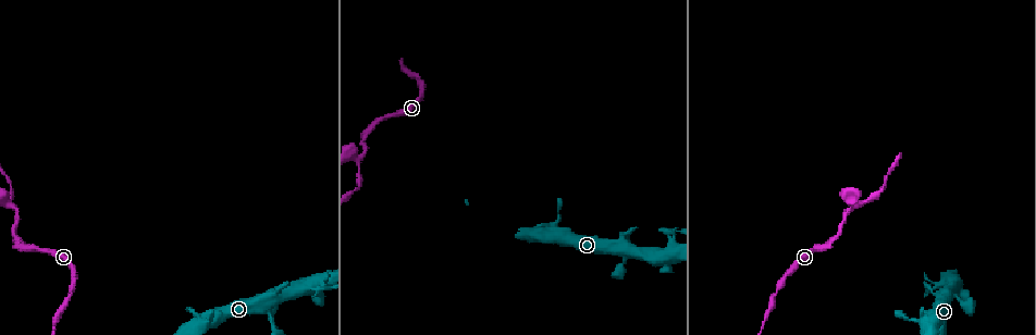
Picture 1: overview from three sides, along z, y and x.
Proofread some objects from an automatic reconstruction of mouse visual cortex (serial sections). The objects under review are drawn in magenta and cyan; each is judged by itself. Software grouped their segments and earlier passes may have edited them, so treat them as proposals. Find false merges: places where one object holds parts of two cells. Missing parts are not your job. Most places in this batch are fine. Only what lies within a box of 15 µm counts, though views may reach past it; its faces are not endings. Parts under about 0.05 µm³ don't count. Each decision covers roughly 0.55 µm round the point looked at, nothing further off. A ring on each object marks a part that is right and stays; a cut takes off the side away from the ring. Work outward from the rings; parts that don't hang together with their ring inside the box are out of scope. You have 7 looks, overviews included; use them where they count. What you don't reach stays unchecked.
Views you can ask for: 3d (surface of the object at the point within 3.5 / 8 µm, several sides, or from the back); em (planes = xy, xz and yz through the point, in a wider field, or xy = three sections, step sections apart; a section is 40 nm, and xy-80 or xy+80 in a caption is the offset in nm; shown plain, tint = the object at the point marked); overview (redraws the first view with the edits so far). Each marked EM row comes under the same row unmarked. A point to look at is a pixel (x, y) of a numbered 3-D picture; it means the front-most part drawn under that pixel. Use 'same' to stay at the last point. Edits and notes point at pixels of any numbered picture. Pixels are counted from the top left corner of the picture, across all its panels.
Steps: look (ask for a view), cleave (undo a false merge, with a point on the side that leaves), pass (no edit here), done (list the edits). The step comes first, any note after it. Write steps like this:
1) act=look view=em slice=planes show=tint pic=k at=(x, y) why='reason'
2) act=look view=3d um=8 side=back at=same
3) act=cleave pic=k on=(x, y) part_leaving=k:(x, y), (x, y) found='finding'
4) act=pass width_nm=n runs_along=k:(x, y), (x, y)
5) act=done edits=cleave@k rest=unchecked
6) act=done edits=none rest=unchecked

act=look view=3d um=8 side=back pic=1 at=(262, 310) why='thin arm on a thick one'

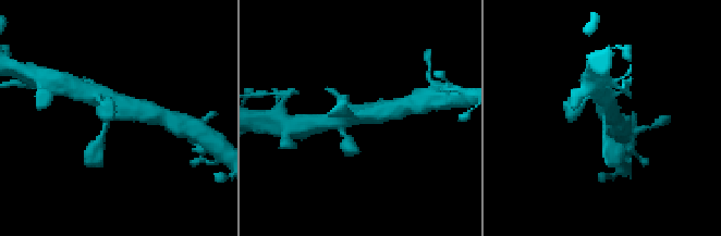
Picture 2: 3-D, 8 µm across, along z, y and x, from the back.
act=look view=3d um=3.5 pic=2 at=(359, 115)

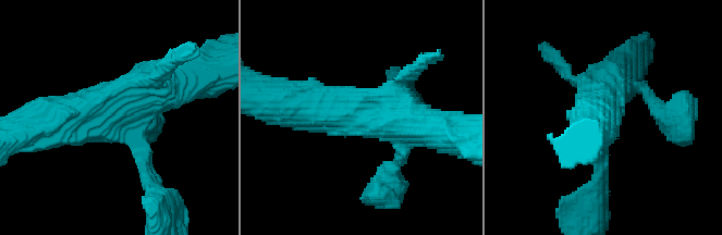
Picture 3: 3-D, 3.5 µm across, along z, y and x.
act=look view=em slice=xy step=3 show=tint pic=3 at=(121, 127) arms=3 arm_widths_nm=150,600,600 why='need the tissue'

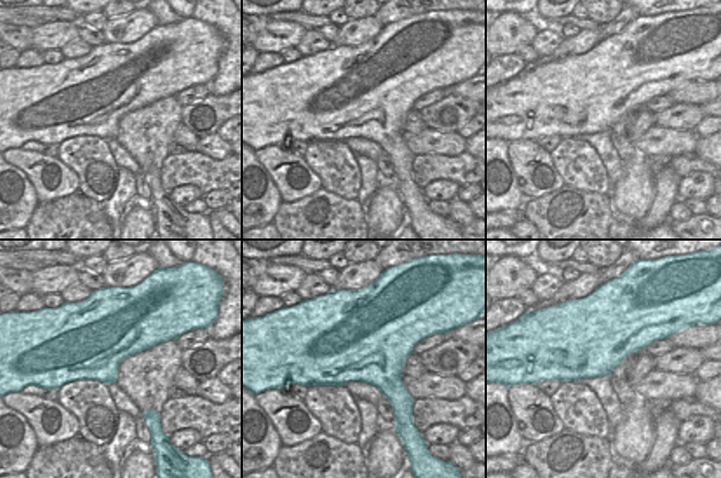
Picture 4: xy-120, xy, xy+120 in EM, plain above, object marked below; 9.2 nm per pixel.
act=pass width_nm=850 runs_along=3:(45, 126), (172, 83) found='continuous, no second cell'

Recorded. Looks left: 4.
act=look view=3d um=3.5 pic=1 at=(670, 235) why='abrupt turn'

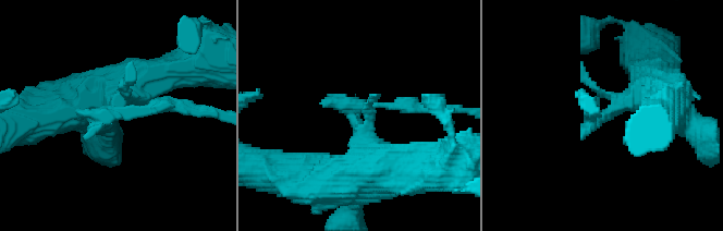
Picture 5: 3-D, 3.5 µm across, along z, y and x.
act=look view=em slice=xy step=1 show=tint pic=5 at=(109, 115) why='shape alone is not enough'

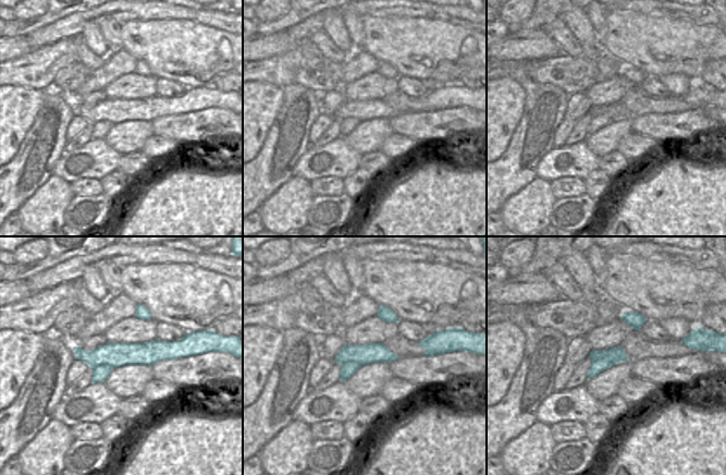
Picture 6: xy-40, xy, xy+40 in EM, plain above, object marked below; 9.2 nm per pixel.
act=pass width_nm=240 runs_along=6:(76, 349), (84, 355), (177, 351) found='all the same cell'

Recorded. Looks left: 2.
act=done edits=none rest=unchecked

